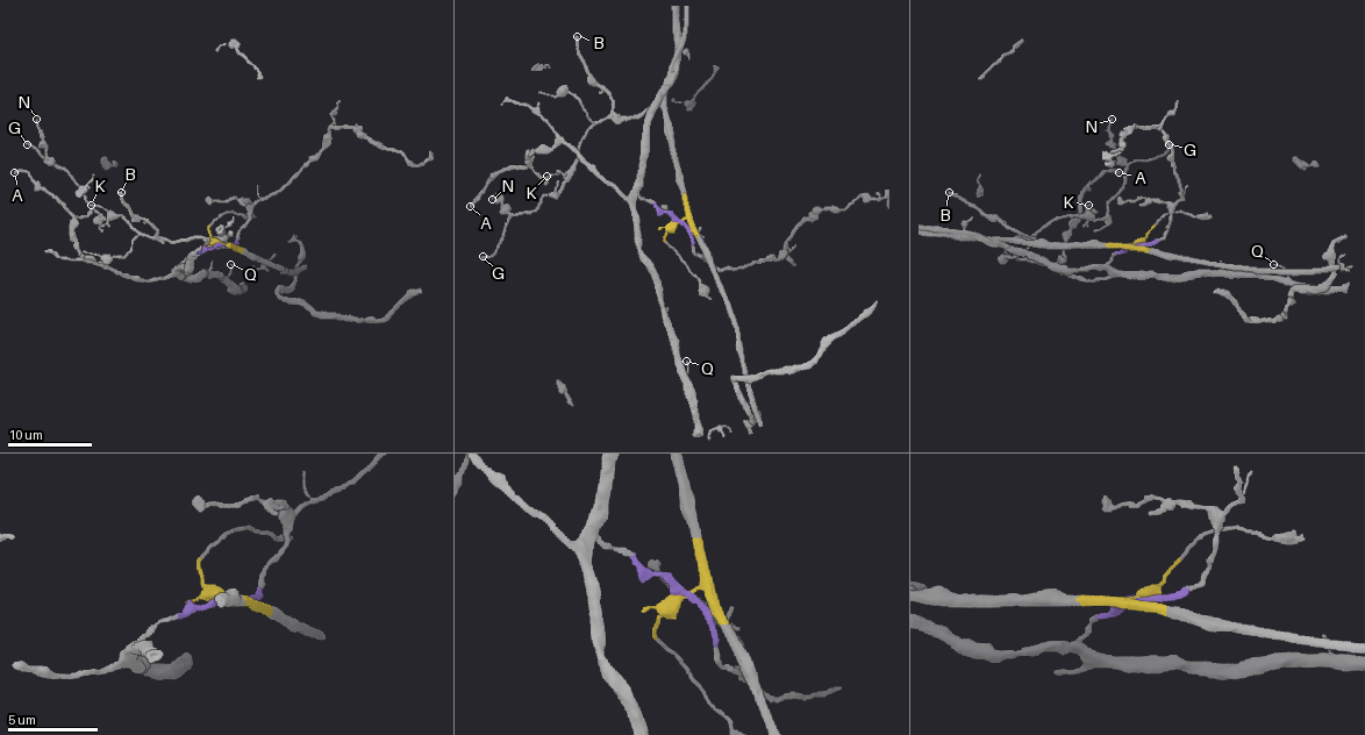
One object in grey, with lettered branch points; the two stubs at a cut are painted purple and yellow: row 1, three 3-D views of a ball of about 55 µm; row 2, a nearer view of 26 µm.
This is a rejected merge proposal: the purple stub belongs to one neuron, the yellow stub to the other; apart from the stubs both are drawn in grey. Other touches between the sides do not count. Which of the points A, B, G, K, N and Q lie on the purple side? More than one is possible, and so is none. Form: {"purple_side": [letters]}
{"purple_side": ["A", "Q"]}

